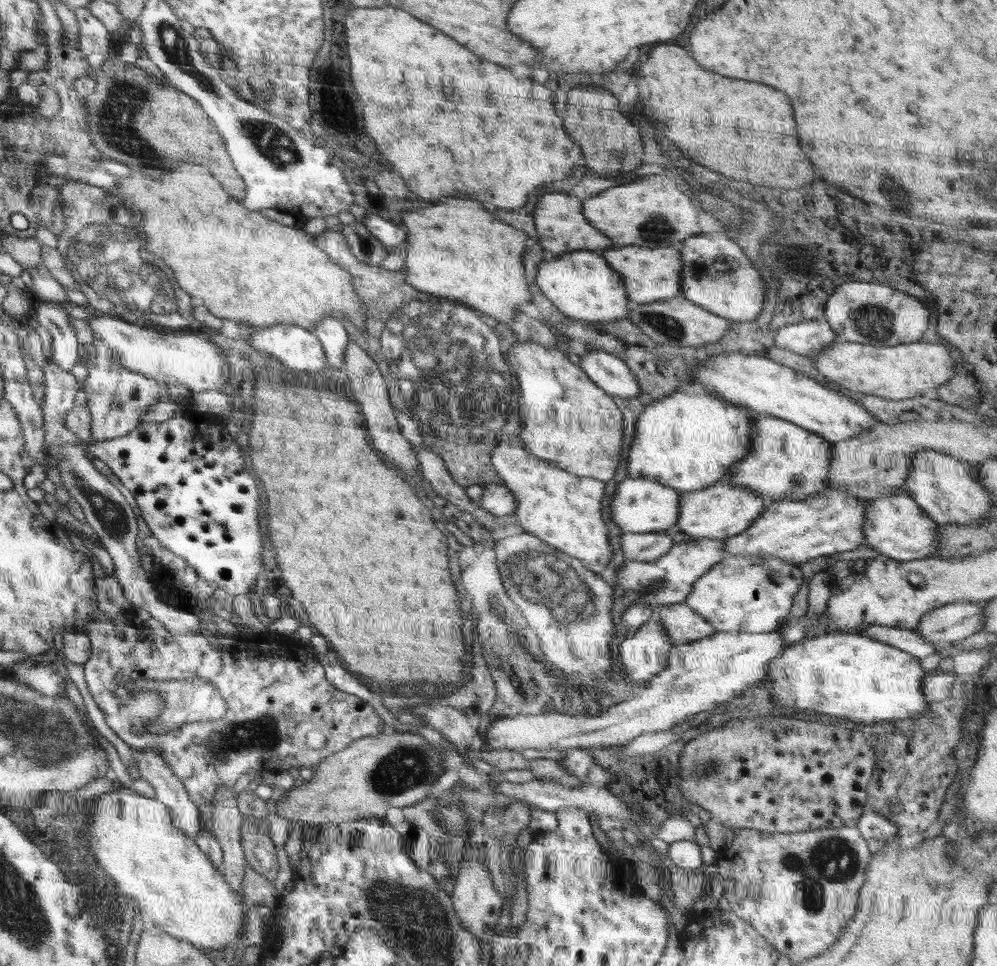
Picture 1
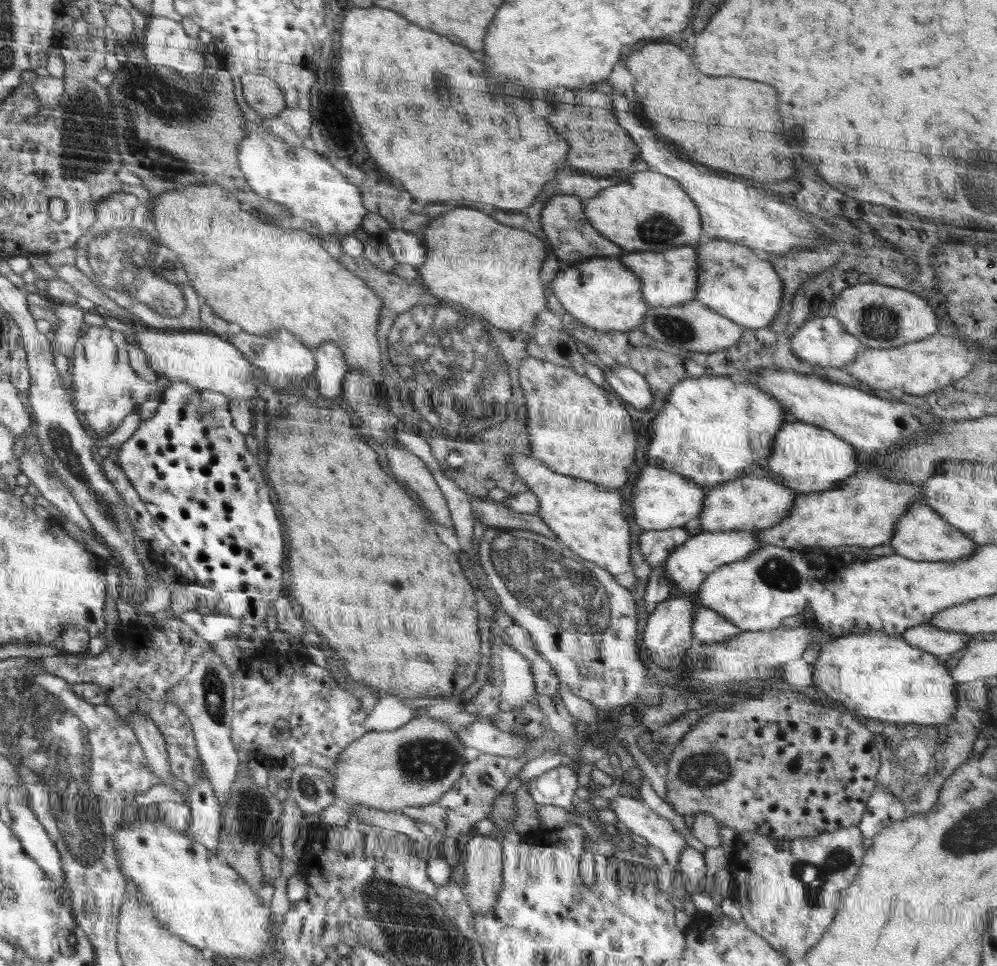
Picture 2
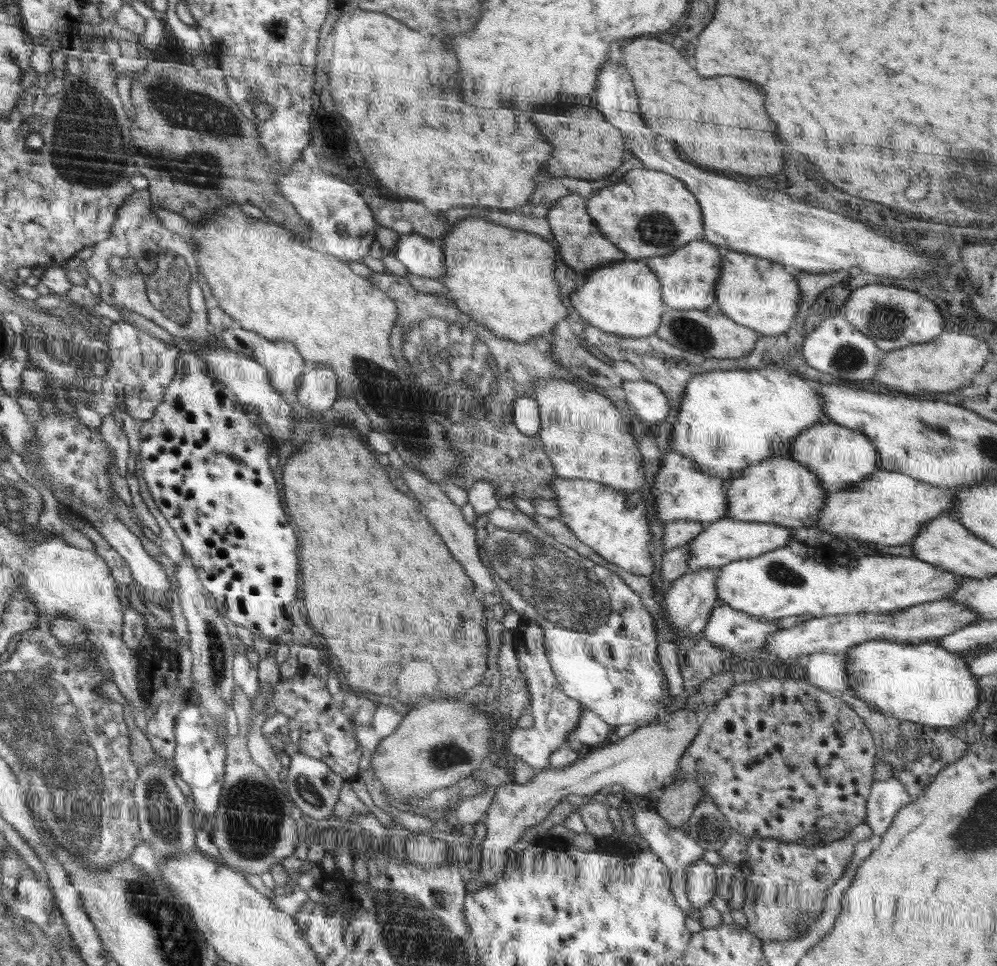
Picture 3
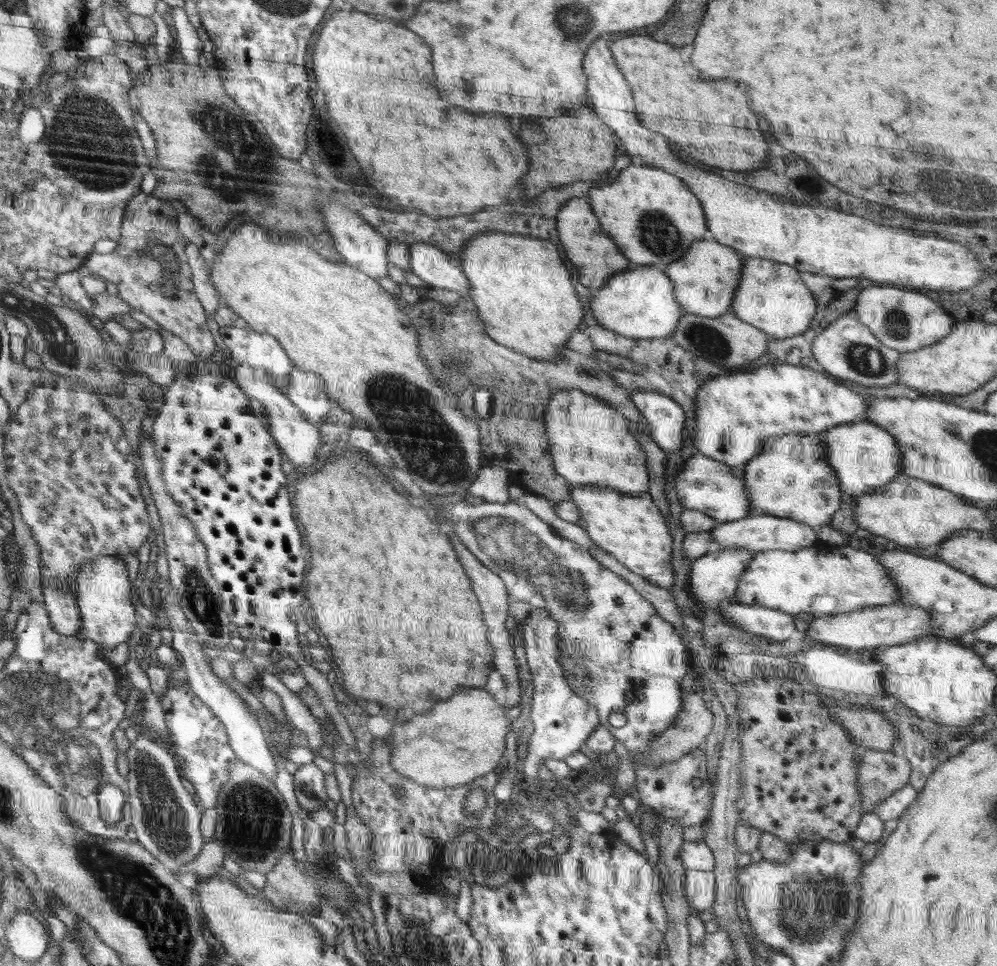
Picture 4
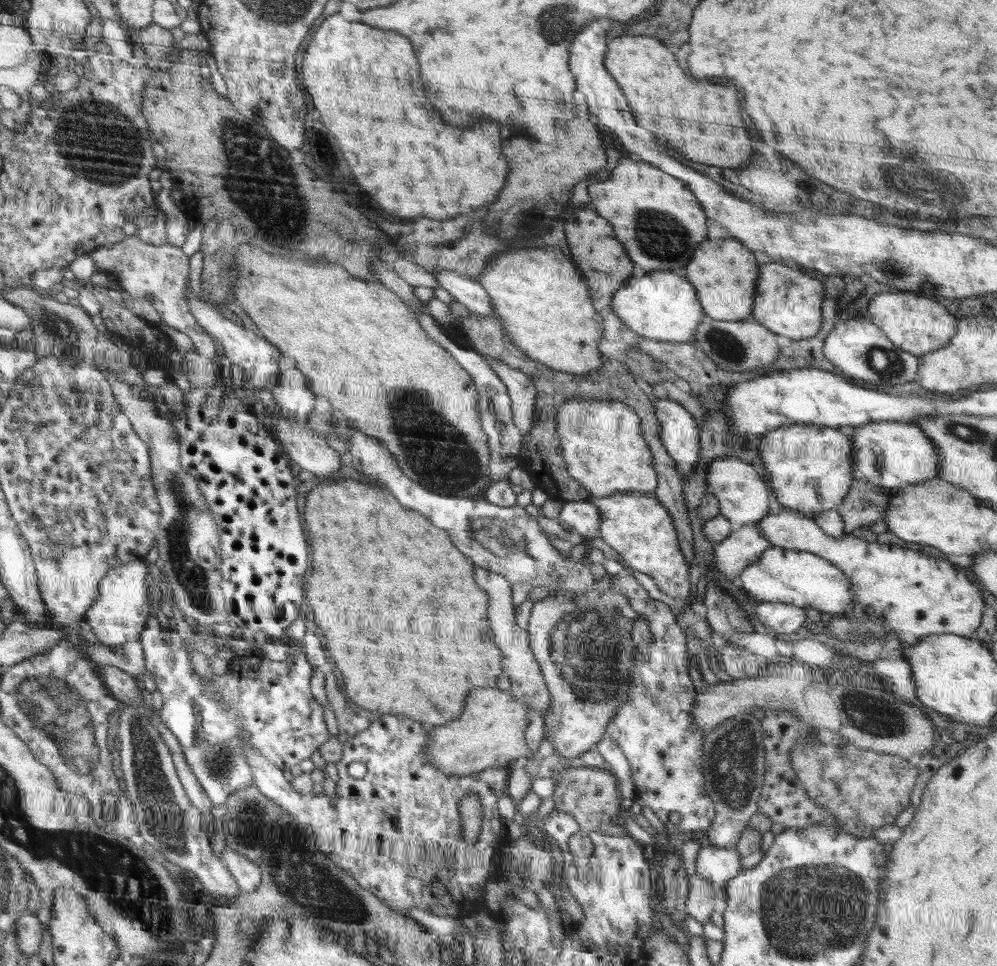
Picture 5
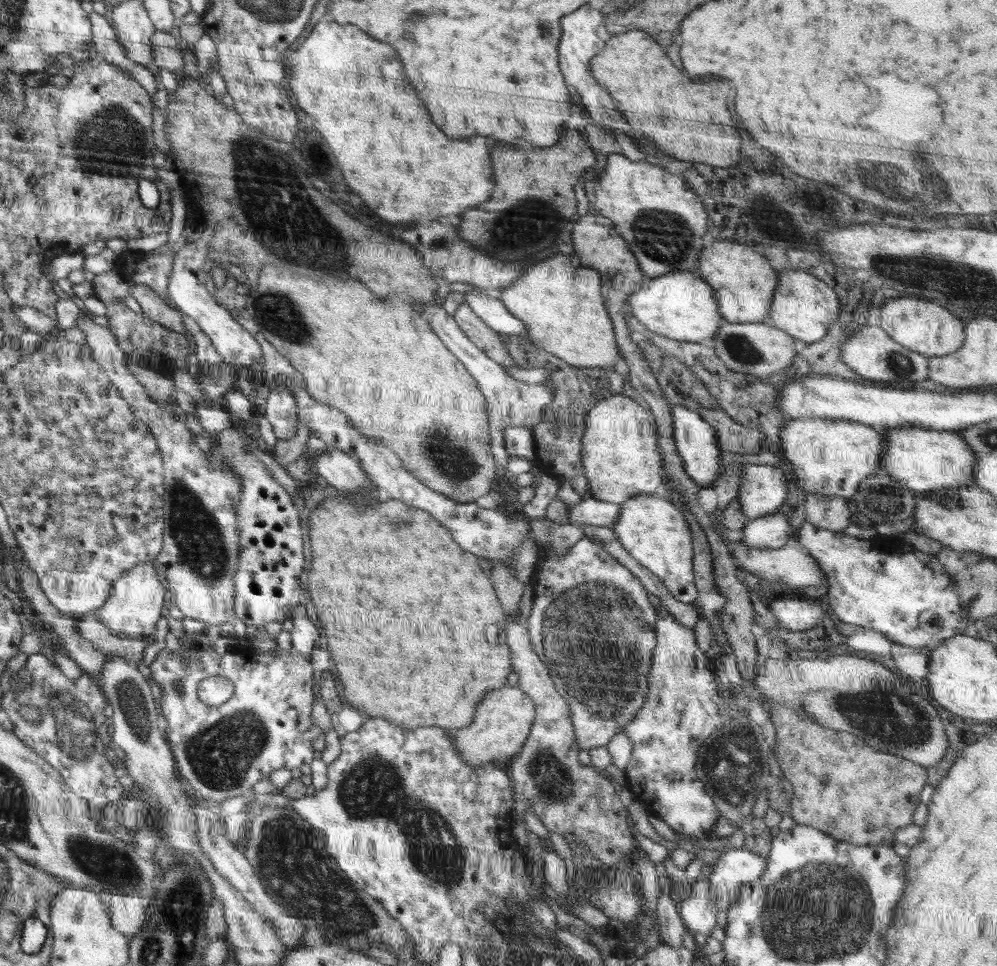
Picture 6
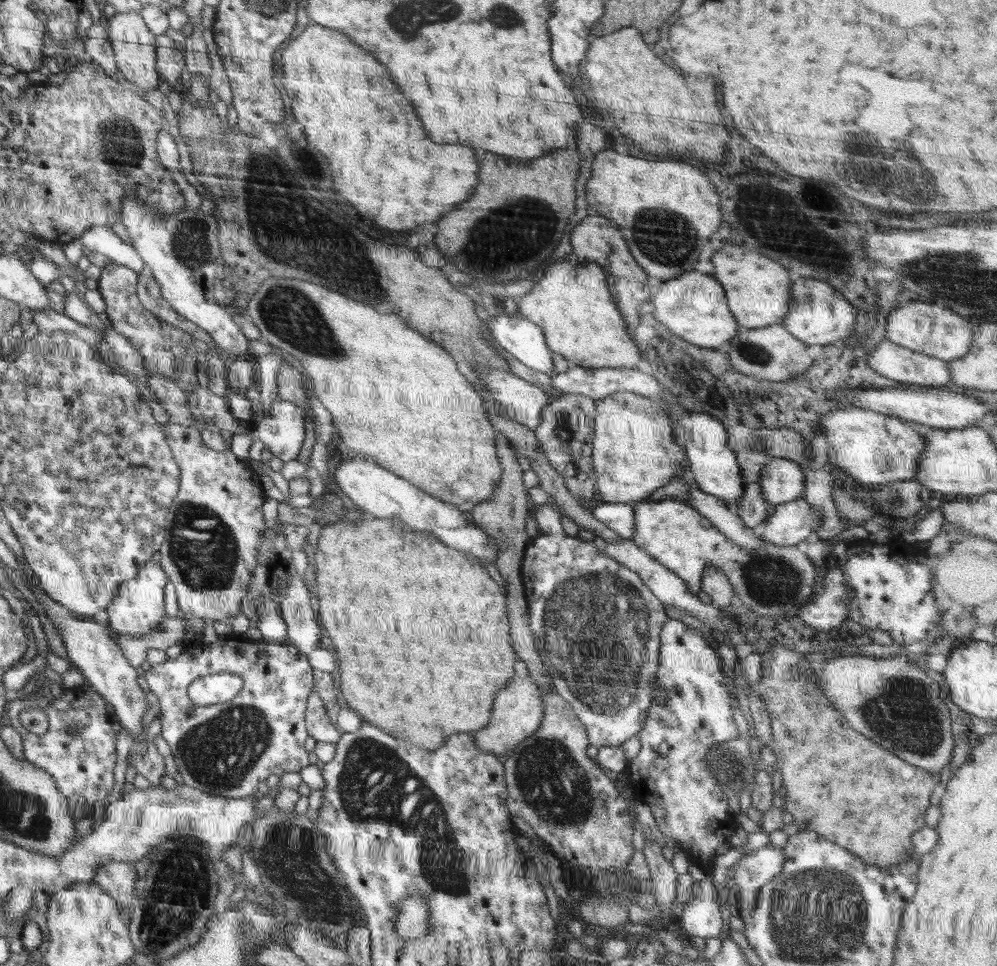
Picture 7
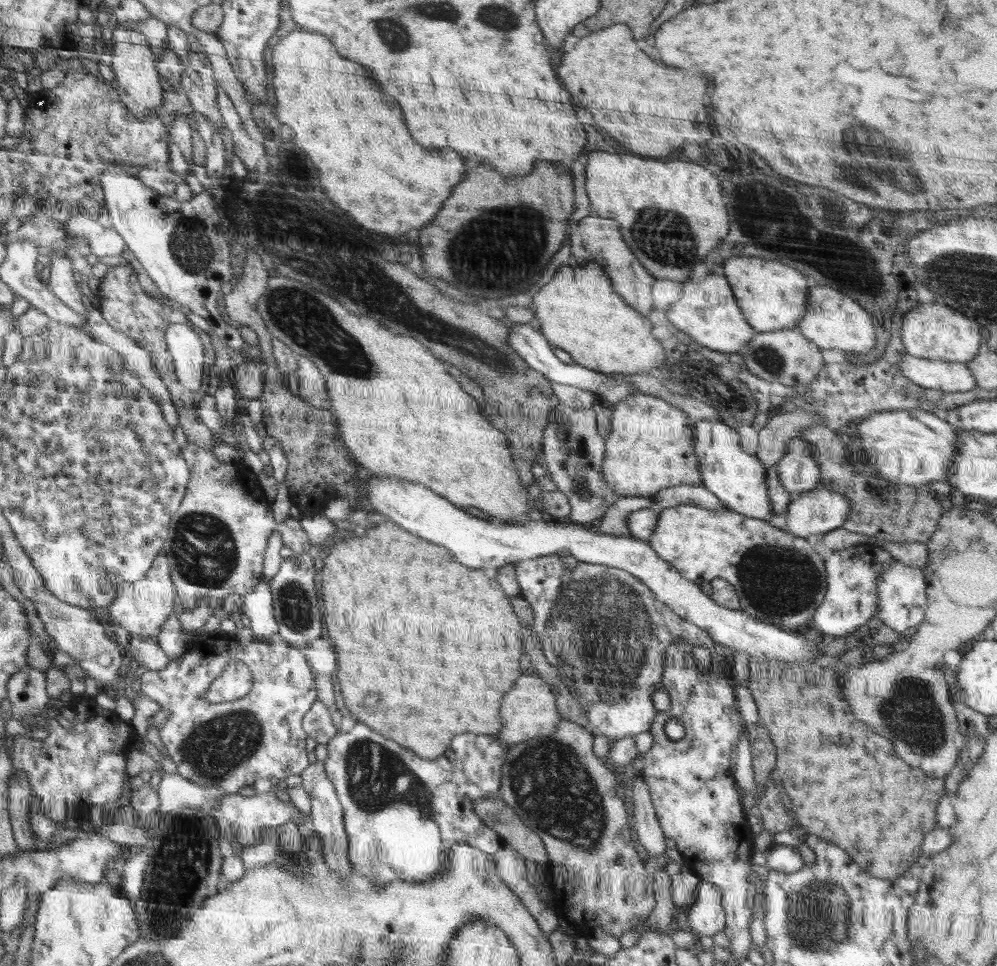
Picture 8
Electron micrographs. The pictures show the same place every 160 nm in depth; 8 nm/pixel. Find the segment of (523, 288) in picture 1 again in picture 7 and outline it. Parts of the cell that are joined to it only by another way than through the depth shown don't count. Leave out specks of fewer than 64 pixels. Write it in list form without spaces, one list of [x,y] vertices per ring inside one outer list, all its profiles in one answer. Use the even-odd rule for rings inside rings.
[[[568,260],[560,261],[546,270],[542,280],[534,283],[528,294],[513,303],[517,304],[517,312],[520,315],[540,326],[546,339],[546,346],[551,348],[552,352],[561,354],[573,365],[588,368],[636,368],[644,354],[634,343],[633,334],[628,332],[623,316],[606,288],[606,280],[606,275],[599,264],[587,263],[574,267]]]

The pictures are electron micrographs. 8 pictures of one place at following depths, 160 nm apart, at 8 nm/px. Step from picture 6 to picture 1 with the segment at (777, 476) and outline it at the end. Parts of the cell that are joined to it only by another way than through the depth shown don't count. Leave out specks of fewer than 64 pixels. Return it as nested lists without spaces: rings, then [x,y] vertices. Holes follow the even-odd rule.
[[[649,476],[626,477],[615,488],[610,504],[610,520],[624,533],[656,532],[675,524],[679,515],[679,498],[683,492],[664,486]]]

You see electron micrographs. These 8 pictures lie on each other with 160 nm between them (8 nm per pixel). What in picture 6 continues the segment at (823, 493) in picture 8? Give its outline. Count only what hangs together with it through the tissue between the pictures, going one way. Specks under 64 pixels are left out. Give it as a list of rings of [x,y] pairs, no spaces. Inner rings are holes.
[[[777,511],[762,518],[749,520],[743,530],[741,542],[758,550],[780,548],[794,538],[786,515],[780,515]]]

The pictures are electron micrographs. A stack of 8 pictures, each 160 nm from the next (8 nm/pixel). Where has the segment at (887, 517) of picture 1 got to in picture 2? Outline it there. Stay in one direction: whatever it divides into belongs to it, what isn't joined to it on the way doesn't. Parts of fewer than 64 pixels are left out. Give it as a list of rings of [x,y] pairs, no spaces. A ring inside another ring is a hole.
[[[913,502],[900,515],[893,535],[888,541],[892,550],[913,561],[957,561],[971,555],[979,545],[960,529],[948,524],[933,508],[924,503]]]

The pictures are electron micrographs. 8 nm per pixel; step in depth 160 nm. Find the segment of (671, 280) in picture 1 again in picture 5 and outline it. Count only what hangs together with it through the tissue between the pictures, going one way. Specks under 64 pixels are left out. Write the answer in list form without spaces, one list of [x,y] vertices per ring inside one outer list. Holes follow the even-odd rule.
[[[730,237],[726,240],[706,240],[694,250],[690,262],[681,272],[694,286],[703,314],[714,320],[735,321],[750,316],[757,294],[756,281],[759,263],[753,251],[740,241]]]

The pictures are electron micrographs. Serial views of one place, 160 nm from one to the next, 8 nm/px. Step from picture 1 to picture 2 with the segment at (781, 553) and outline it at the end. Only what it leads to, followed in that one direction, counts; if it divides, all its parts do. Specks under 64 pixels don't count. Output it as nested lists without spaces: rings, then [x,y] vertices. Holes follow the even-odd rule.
[[[860,468],[852,476],[845,478],[840,485],[832,490],[822,492],[798,494],[794,499],[793,507],[789,510],[788,516],[776,523],[774,526],[756,531],[759,542],[766,546],[773,544],[780,548],[792,550],[804,550],[815,546],[830,548],[833,546],[863,546],[872,548],[886,543],[893,535],[897,520],[900,515],[913,502],[918,502],[921,497],[921,483],[917,482],[894,482],[877,472],[877,470]]]

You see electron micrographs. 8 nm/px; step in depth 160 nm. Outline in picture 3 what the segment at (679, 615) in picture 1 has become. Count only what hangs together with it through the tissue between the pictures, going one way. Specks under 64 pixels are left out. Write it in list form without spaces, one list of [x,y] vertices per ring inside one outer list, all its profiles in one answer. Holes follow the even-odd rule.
[[[720,604],[712,610],[702,634],[705,634],[706,641],[726,653],[748,656],[760,653],[768,642],[768,636],[779,630],[777,622],[758,619]]]

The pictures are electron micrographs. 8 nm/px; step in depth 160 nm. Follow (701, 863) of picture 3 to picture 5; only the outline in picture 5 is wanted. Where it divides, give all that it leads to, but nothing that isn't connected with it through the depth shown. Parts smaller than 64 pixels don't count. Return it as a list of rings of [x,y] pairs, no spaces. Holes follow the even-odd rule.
[[[698,873],[689,876],[688,884],[689,891],[685,902],[687,913],[702,924],[709,922],[712,911],[718,906],[713,884]]]

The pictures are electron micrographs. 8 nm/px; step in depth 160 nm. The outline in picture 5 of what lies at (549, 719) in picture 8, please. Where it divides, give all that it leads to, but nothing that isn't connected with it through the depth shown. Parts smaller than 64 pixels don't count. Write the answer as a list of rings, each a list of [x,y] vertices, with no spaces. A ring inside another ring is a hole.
[[[497,686],[478,688],[468,694],[464,710],[448,724],[427,728],[429,739],[425,756],[438,770],[448,776],[481,775],[490,767],[505,767],[517,758],[530,756],[524,733],[531,726],[528,706]]]

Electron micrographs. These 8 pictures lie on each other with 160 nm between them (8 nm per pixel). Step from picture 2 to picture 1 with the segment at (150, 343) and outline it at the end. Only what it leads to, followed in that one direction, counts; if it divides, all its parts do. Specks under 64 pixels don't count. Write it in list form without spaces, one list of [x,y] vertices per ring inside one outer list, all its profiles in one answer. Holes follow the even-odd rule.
[[[97,313],[96,317],[87,320],[93,338],[101,340],[110,350],[113,350],[115,358],[128,370],[143,374],[147,378],[167,384],[186,386],[192,393],[208,390],[219,390],[220,387],[227,385],[230,369],[221,352],[221,348],[207,341],[207,337],[202,332],[192,332],[192,334],[164,334],[150,330],[140,323],[130,323],[122,319],[121,316]]]

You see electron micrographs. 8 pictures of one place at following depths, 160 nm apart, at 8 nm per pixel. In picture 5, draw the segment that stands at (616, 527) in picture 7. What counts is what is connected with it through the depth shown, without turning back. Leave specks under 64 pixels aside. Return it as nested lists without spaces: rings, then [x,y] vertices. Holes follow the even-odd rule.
[[[590,499],[566,501],[559,512],[559,520],[585,539],[598,536],[601,518],[599,508]]]

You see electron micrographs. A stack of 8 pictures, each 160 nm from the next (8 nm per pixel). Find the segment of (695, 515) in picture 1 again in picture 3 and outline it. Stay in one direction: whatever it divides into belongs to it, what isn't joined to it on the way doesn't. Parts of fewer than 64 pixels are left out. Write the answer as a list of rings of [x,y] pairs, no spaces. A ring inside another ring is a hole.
[[[788,456],[773,457],[755,465],[747,466],[741,473],[727,481],[727,513],[725,517],[744,522],[762,522],[793,528],[813,526],[818,518],[820,507],[823,505],[828,491],[824,490],[821,480],[799,462]]]

